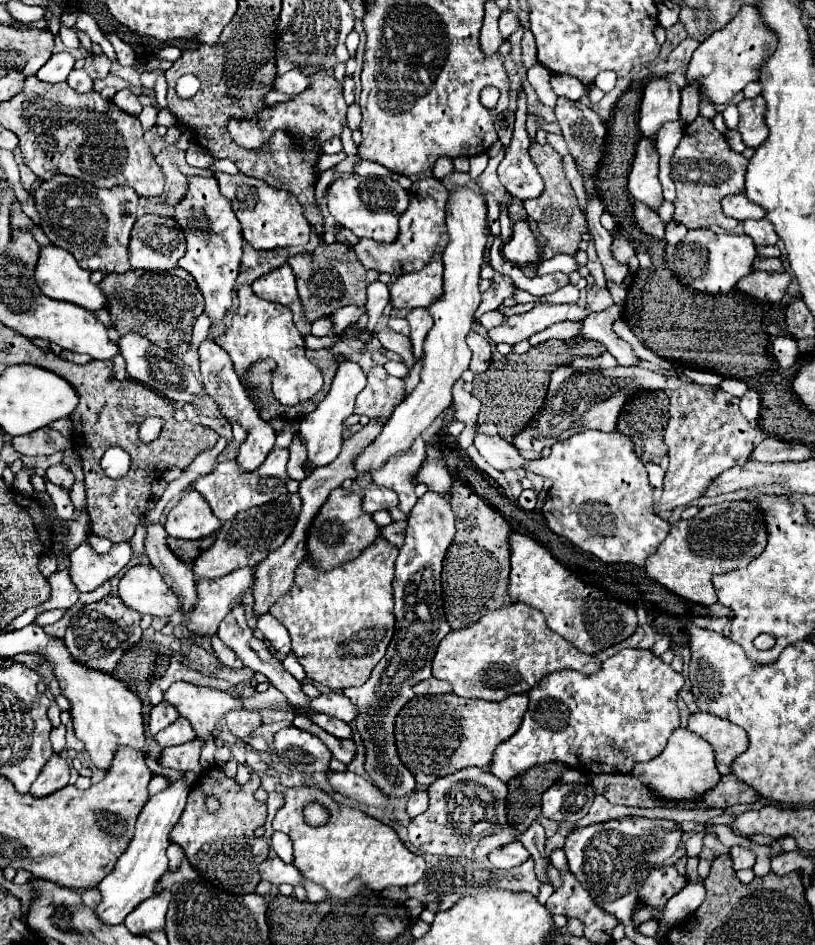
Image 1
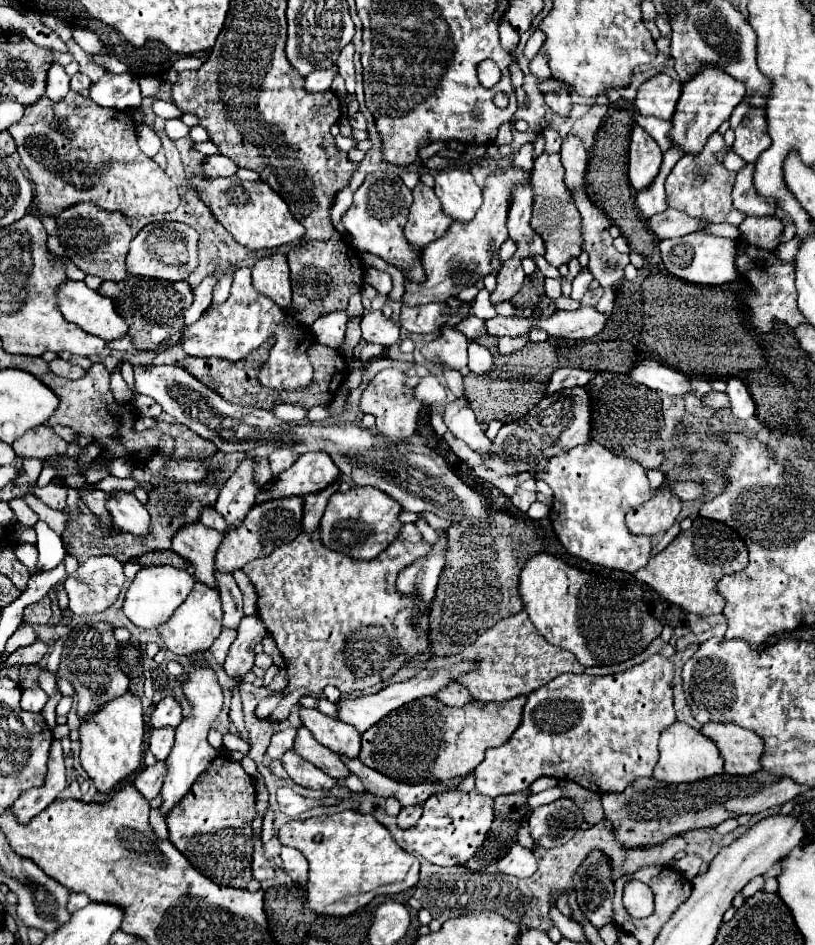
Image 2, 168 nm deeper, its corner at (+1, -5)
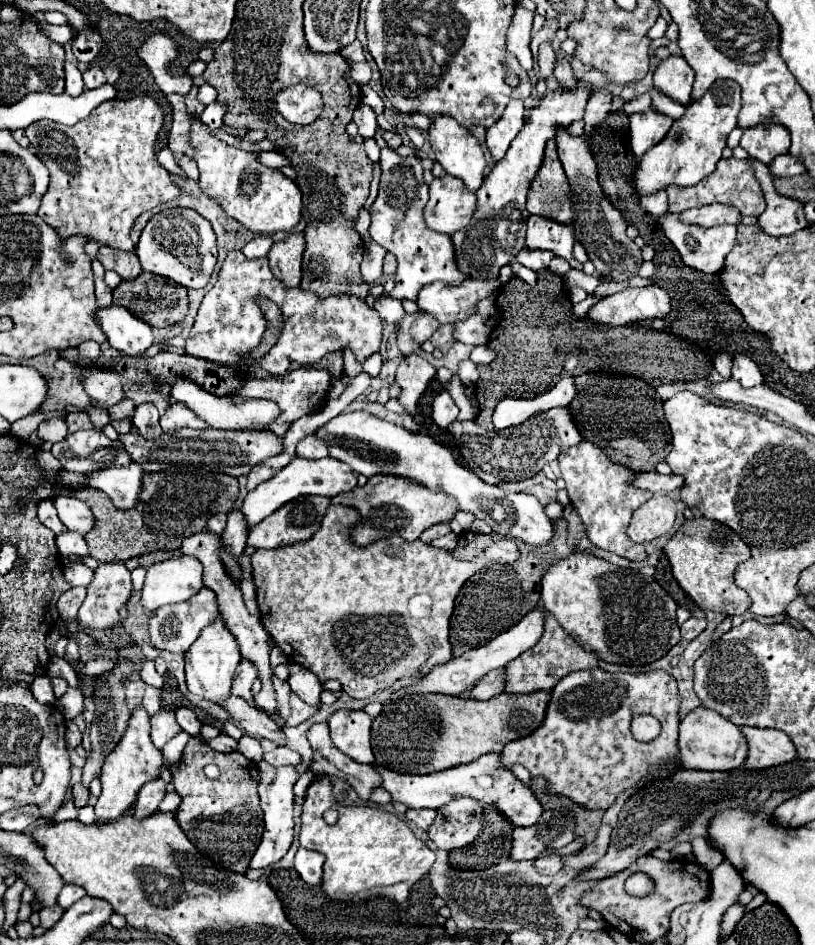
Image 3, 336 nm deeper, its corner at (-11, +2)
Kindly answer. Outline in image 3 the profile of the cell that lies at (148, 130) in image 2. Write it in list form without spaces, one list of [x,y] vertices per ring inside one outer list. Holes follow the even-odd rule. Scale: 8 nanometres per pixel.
[[[163,148],[161,152],[159,152],[159,156],[157,156],[157,160],[169,170],[169,174],[175,174],[175,176],[185,176],[185,172],[177,166],[177,162],[175,162],[175,158],[173,158],[173,154],[169,152],[169,148]]]

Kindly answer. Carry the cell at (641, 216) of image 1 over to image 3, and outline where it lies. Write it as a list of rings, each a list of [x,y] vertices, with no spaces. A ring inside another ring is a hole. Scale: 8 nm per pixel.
[[[707,204],[695,210],[685,210],[681,212],[683,222],[691,222],[691,224],[699,224],[705,228],[711,228],[715,224],[741,224],[741,212],[735,206],[727,206],[727,204]]]

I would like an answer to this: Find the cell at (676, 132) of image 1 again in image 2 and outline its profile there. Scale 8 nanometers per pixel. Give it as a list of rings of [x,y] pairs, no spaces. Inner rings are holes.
[[[635,115],[635,121],[639,127],[643,127],[659,145],[661,145],[661,151],[667,151],[669,149],[669,141],[671,141],[671,121],[663,121],[663,119],[657,119],[657,117],[641,117],[641,115]]]

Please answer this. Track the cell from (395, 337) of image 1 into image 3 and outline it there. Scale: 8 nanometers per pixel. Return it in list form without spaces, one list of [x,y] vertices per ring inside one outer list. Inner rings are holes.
[[[391,296],[375,298],[373,308],[379,312],[381,320],[385,320],[385,322],[393,322],[393,324],[399,324],[401,318],[405,316],[405,310],[403,310],[401,302],[395,300],[395,298],[391,298]]]

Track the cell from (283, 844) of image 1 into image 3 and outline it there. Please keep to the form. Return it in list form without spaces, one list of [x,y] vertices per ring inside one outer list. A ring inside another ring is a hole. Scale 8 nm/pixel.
[[[299,848],[295,856],[295,870],[307,884],[319,884],[323,876],[323,862],[325,862],[323,854]]]

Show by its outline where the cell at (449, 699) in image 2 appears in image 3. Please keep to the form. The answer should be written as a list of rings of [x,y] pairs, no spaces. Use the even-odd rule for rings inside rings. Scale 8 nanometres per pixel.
[[[497,668],[493,672],[489,672],[487,676],[483,676],[467,694],[475,700],[489,700],[489,698],[501,694],[503,686],[505,686],[505,668]]]

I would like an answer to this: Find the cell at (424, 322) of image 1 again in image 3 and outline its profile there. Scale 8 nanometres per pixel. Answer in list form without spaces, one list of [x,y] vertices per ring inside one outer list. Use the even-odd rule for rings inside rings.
[[[463,280],[459,286],[435,282],[419,292],[419,308],[433,314],[441,324],[455,324],[477,310],[477,302],[499,288],[497,280]]]

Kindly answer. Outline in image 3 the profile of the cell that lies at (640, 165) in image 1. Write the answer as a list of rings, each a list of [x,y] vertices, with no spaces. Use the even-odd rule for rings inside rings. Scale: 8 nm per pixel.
[[[649,108],[647,112],[637,112],[629,116],[629,138],[631,148],[637,158],[641,158],[651,146],[663,140],[669,132],[673,118]]]

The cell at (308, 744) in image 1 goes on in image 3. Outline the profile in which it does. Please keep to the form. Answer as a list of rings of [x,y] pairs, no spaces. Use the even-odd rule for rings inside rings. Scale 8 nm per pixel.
[[[313,724],[307,738],[313,748],[313,764],[309,766],[313,774],[351,782],[349,786],[359,794],[361,800],[369,800],[371,792],[381,786],[381,774],[373,764],[359,764],[349,760],[341,750],[335,750],[327,724]]]

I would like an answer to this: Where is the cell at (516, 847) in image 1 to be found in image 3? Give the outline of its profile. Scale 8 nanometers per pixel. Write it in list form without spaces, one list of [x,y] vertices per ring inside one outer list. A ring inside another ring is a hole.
[[[543,856],[535,860],[535,868],[539,874],[557,874],[563,868],[563,858],[561,856]]]

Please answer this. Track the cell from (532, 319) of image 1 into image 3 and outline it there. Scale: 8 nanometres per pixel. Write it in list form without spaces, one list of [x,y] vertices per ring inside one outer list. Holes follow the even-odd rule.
[[[659,286],[645,288],[625,288],[617,294],[611,294],[599,300],[589,318],[603,322],[607,326],[623,326],[639,320],[665,318],[671,312],[669,294]]]

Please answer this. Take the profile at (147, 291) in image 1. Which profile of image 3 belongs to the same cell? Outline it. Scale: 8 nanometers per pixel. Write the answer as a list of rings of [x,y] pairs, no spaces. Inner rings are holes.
[[[143,272],[139,278],[135,278],[131,282],[121,282],[113,290],[113,304],[125,306],[135,318],[147,322],[149,326],[167,328],[167,326],[181,322],[187,316],[187,304],[189,302],[187,302],[187,288],[175,286],[169,278]]]

